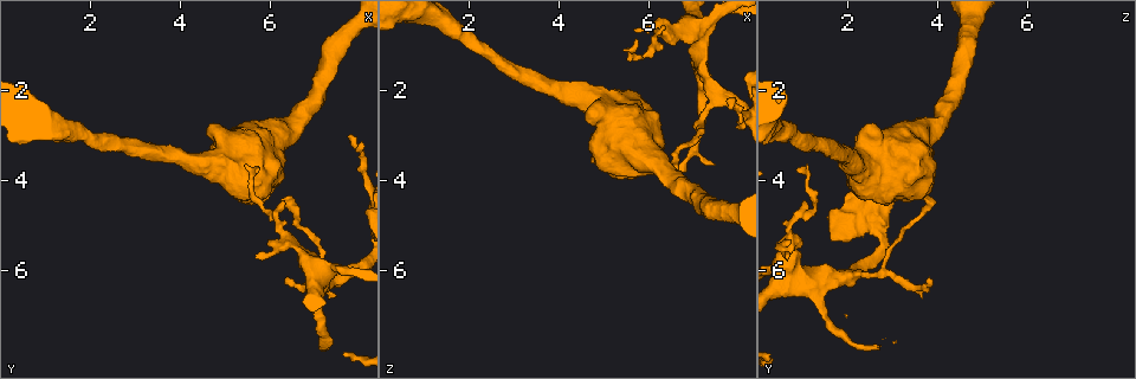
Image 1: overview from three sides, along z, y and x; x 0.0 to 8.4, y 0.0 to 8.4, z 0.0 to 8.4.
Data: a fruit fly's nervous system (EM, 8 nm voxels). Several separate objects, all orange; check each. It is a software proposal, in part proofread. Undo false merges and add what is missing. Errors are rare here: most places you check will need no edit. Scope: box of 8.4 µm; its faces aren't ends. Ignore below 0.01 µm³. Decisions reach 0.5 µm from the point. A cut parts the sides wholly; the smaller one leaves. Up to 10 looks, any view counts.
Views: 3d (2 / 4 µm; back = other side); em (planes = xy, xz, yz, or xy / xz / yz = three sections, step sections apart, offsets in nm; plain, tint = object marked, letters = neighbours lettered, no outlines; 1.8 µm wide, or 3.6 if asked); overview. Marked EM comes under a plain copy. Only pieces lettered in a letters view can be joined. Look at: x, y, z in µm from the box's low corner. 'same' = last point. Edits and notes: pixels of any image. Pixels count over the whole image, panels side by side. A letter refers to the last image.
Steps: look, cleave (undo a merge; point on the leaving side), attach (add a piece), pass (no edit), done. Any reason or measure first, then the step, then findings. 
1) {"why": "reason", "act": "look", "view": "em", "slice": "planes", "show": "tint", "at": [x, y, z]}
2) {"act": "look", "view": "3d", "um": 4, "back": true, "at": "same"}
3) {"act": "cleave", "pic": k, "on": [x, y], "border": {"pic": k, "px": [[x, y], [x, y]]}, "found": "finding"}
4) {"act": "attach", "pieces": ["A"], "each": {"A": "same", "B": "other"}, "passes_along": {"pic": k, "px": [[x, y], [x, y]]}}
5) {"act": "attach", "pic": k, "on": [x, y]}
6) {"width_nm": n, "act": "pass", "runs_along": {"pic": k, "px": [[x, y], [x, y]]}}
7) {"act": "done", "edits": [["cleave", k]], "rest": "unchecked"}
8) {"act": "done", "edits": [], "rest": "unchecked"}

{"why": "sudden change in width", "act": "look", "view": "em", "slice": "xz", "step": 8, "show": "letters", "at": [5.05, 3.25, 2.55]}

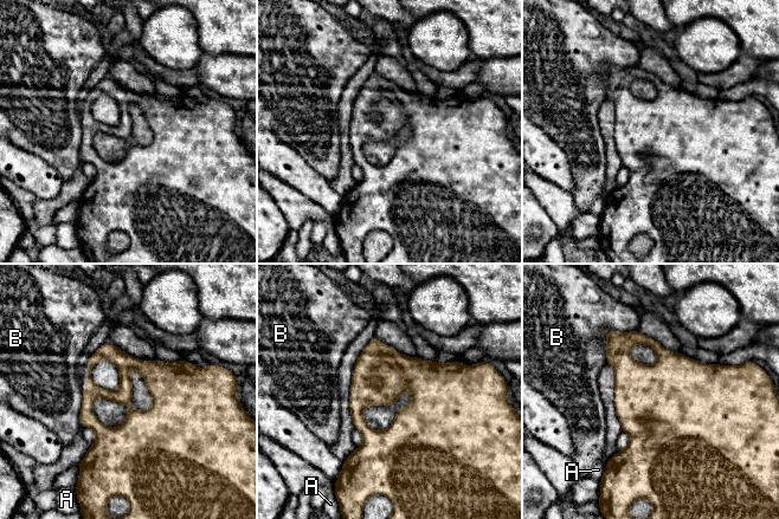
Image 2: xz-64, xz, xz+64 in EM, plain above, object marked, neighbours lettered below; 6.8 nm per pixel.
{"why": "cut it another way", "act": "look", "view": "em", "slice": "planes", "show": "letters", "at": "same"}

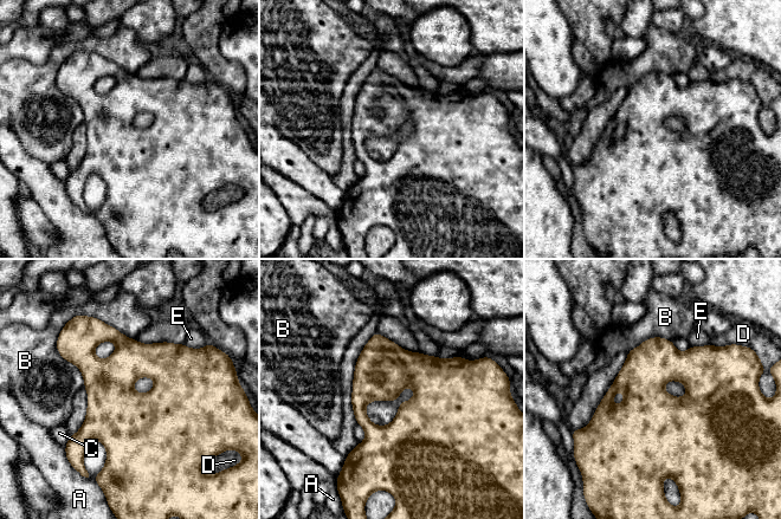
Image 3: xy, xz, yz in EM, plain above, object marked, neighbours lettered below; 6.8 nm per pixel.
{"width_nm": 380, "act": "pass", "each": {"A": "other", "B": "other", "C": "other", "D": "other", "E": "other"}, "border": {"pic": 3, "px": [[56, 349], [79, 370], [84, 387]]}, "found": "continuous, no second cell"}

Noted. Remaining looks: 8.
{"why": "three arms meet", "act": "look", "view": "em", "slice": "planes", "show": "letters", "at": [7.60, 6.10, 2.05]}

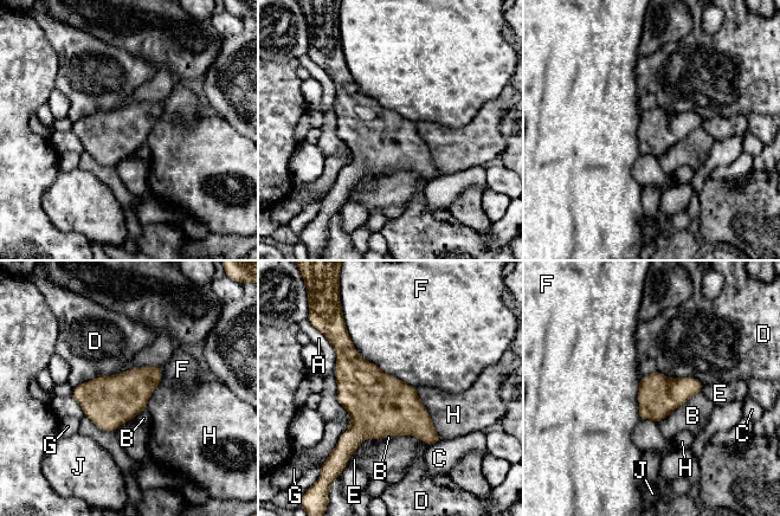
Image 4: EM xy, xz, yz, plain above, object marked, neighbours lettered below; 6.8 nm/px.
{"width_nm": 280, "act": "pass", "each": {"A": "other", "B": "other", "C": "other", "D": "other", "E": "other", "F": "other", "G": "other", "H": "other", "J": "other"}, "border": {"pic": 4, "px": [[345, 324], [356, 352], [414, 387]]}, "found": "one cell here"}

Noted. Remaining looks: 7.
{"why": "free end", "act": "look", "view": "em", "slice": "yz", "step": 16, "show": "tint", "at": [7.20, 7.75, 2.60]}

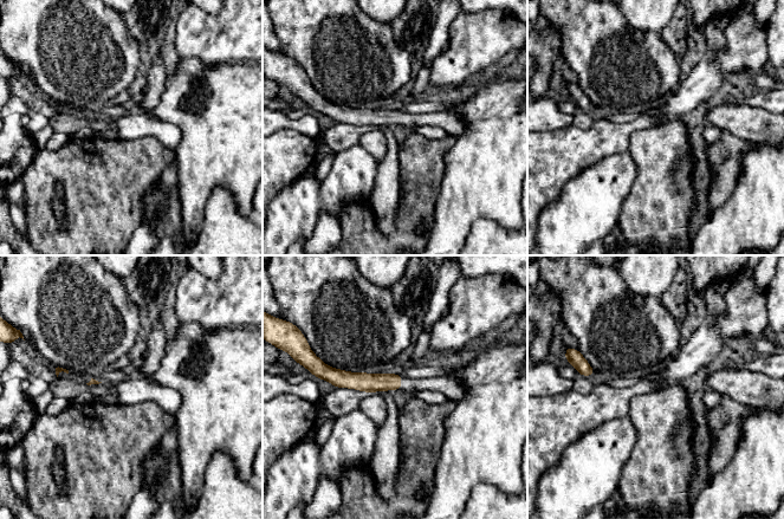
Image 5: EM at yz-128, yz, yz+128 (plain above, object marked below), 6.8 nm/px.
{"act": "look", "view": "em", "slice": "yz", "step": 16, "show": "letters", "at": "same"}

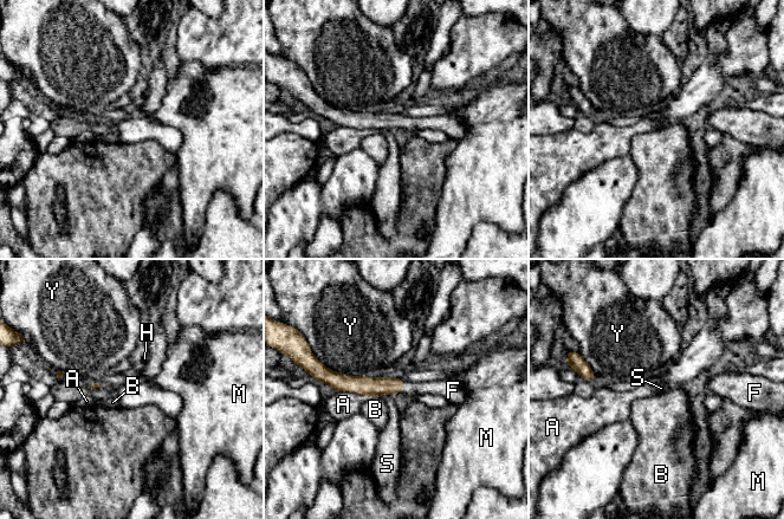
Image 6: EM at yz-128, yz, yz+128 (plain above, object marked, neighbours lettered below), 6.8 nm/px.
{"act": "attach", "pieces": ["F"], "each": {"A": "other", "B": "other", "F": "same", "H": "other", "M": "other", "S": "other", "Y": "other"}, "found": "the cell continues"}

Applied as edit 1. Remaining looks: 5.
{"why": "redraw", "act": "look", "view": "overview"}

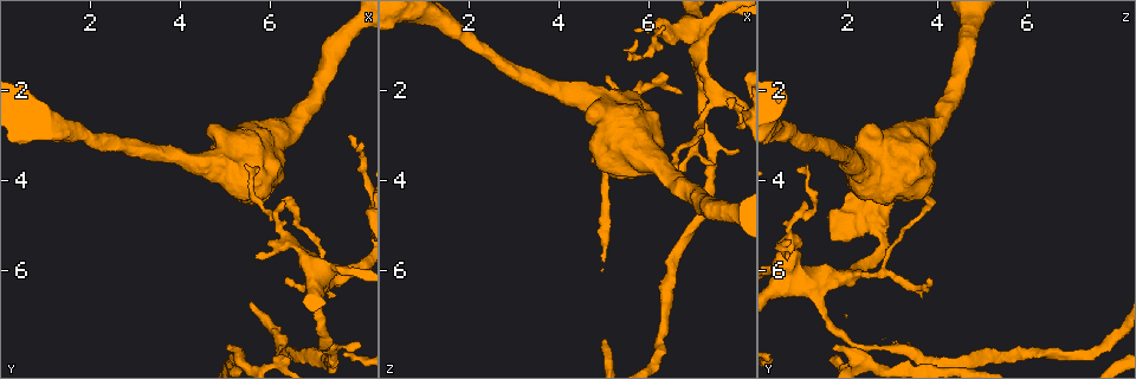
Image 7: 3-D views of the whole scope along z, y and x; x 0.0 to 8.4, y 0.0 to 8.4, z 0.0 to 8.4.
{"why": "an open end", "act": "look", "view": "3d", "um": 4, "at": [5.00, 7.75, 1.75]}

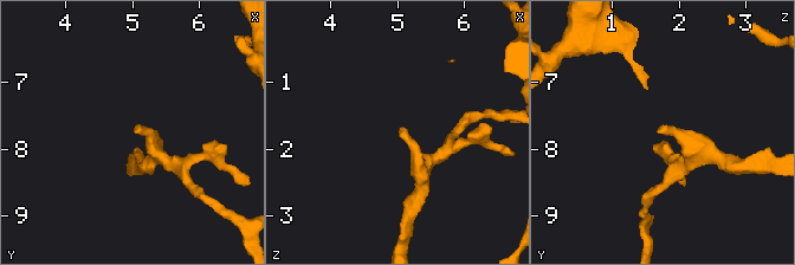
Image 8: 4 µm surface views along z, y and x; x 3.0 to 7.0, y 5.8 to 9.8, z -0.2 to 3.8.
{"why": "need the tissue", "act": "look", "view": "em", "slice": "yz", "step": 4, "show": "letters", "at": [5.05, 7.75, 1.65]}

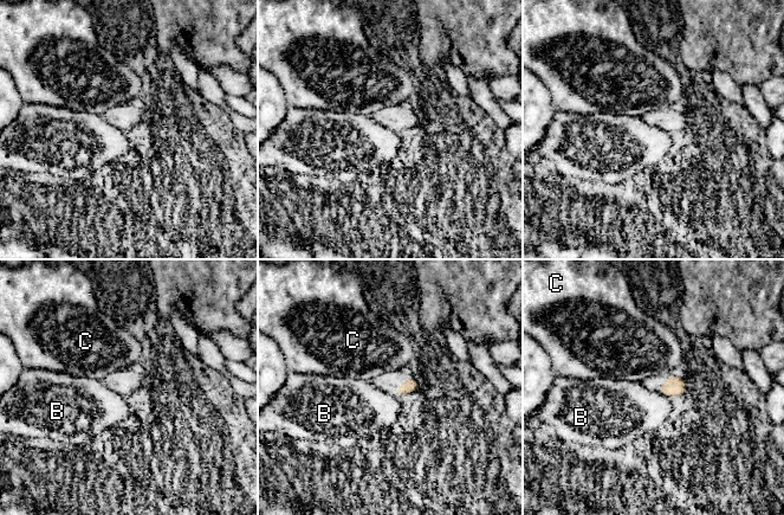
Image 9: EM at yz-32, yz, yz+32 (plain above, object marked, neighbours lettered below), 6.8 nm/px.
{"act": "pass", "each": {"B": "other", "C": "other"}, "found": "no lettered piece goes on from it"}

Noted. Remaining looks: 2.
{"act": "done", "edits": [["attach", 6]], "rest": "unchecked"}

